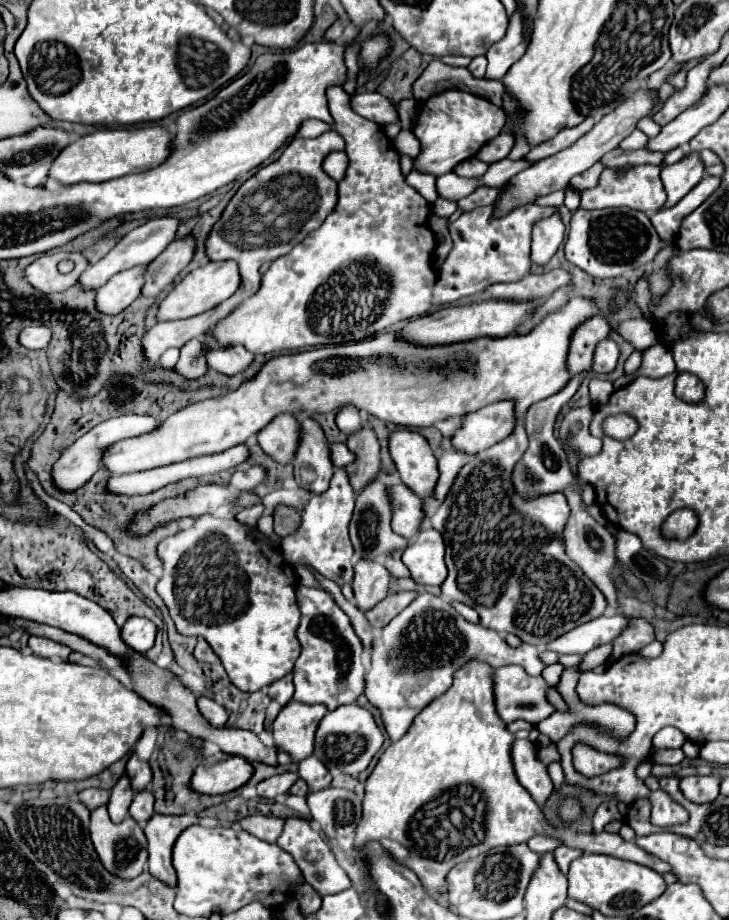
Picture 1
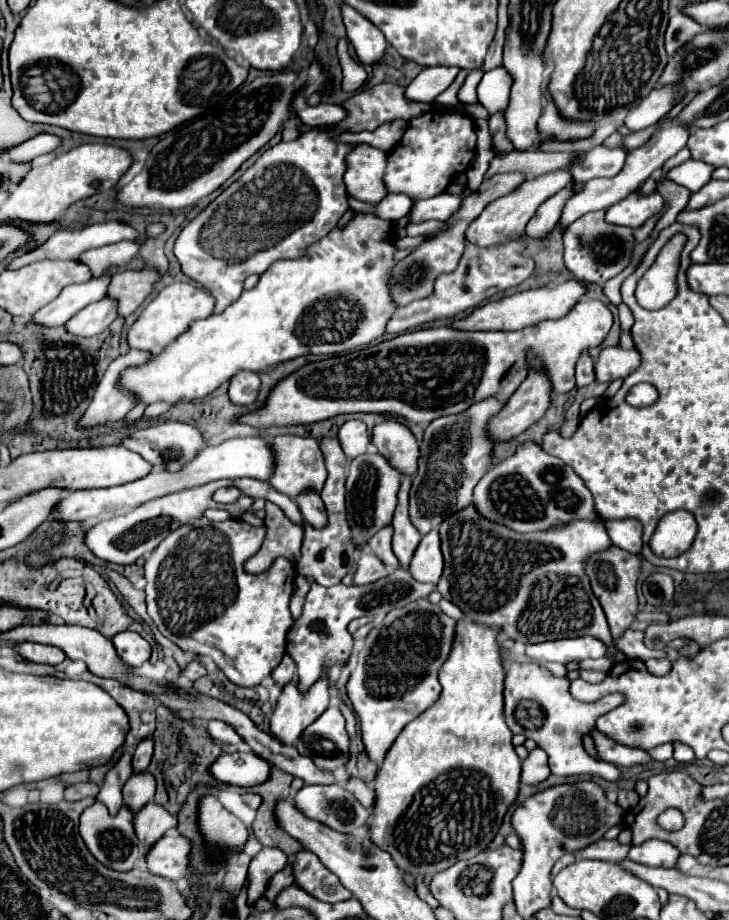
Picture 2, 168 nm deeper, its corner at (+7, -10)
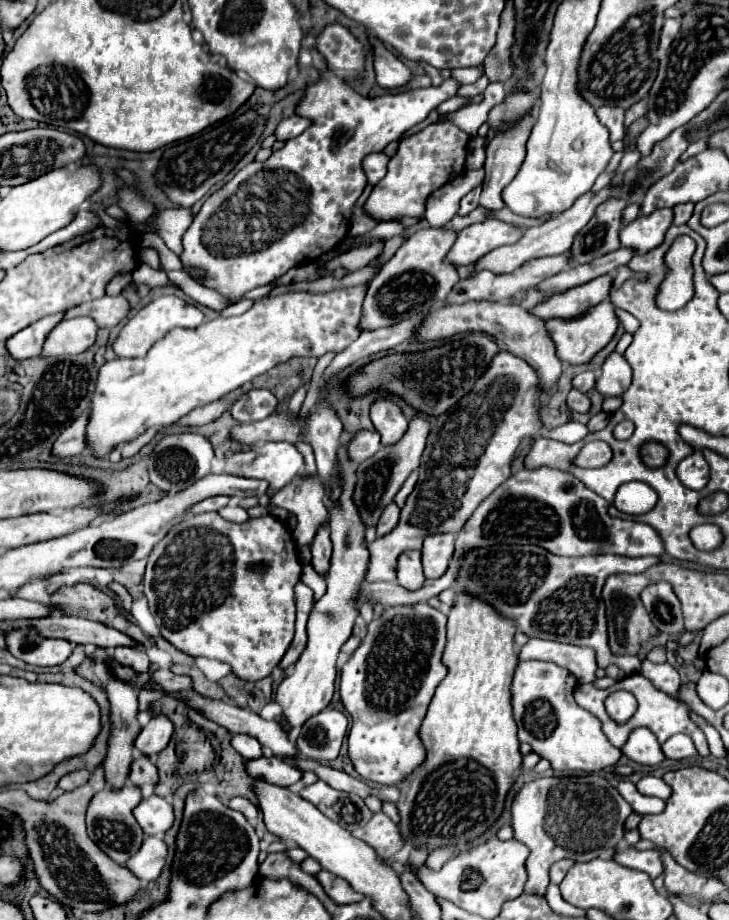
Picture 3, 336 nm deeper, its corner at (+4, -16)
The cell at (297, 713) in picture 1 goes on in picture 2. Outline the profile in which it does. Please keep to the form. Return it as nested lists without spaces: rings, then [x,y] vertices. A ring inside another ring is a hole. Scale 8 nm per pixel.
[[[327,678],[315,682],[305,694],[297,690],[297,682],[293,680],[283,688],[277,700],[275,712],[271,716],[271,734],[275,734],[279,742],[295,746],[299,734],[327,710],[327,704]]]

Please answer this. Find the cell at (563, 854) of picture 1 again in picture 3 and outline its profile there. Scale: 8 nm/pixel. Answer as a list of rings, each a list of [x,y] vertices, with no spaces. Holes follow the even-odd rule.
[[[558,860],[558,862],[554,862],[552,868],[550,868],[550,880],[552,880],[554,884],[560,884],[572,864],[574,864],[572,860]]]

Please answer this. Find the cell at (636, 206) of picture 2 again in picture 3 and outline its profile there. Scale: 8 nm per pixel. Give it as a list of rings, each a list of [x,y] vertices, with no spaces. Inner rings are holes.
[[[670,208],[654,210],[650,216],[638,216],[634,222],[620,230],[620,244],[632,248],[634,254],[646,254],[658,248],[672,226],[674,212]]]

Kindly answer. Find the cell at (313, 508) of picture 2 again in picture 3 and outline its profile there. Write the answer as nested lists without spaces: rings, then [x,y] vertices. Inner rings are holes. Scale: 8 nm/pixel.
[[[324,524],[312,544],[312,566],[320,576],[328,574],[330,568],[330,556],[332,556],[332,542],[330,542],[330,530],[328,524]]]

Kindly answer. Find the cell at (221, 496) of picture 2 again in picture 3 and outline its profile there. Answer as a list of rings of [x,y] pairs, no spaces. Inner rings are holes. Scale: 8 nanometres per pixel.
[[[210,496],[210,498],[206,498],[206,500],[198,502],[198,504],[194,504],[194,506],[190,508],[190,512],[192,512],[192,514],[214,512],[214,510],[220,510],[220,508],[224,508],[228,502],[230,502],[230,496]]]

